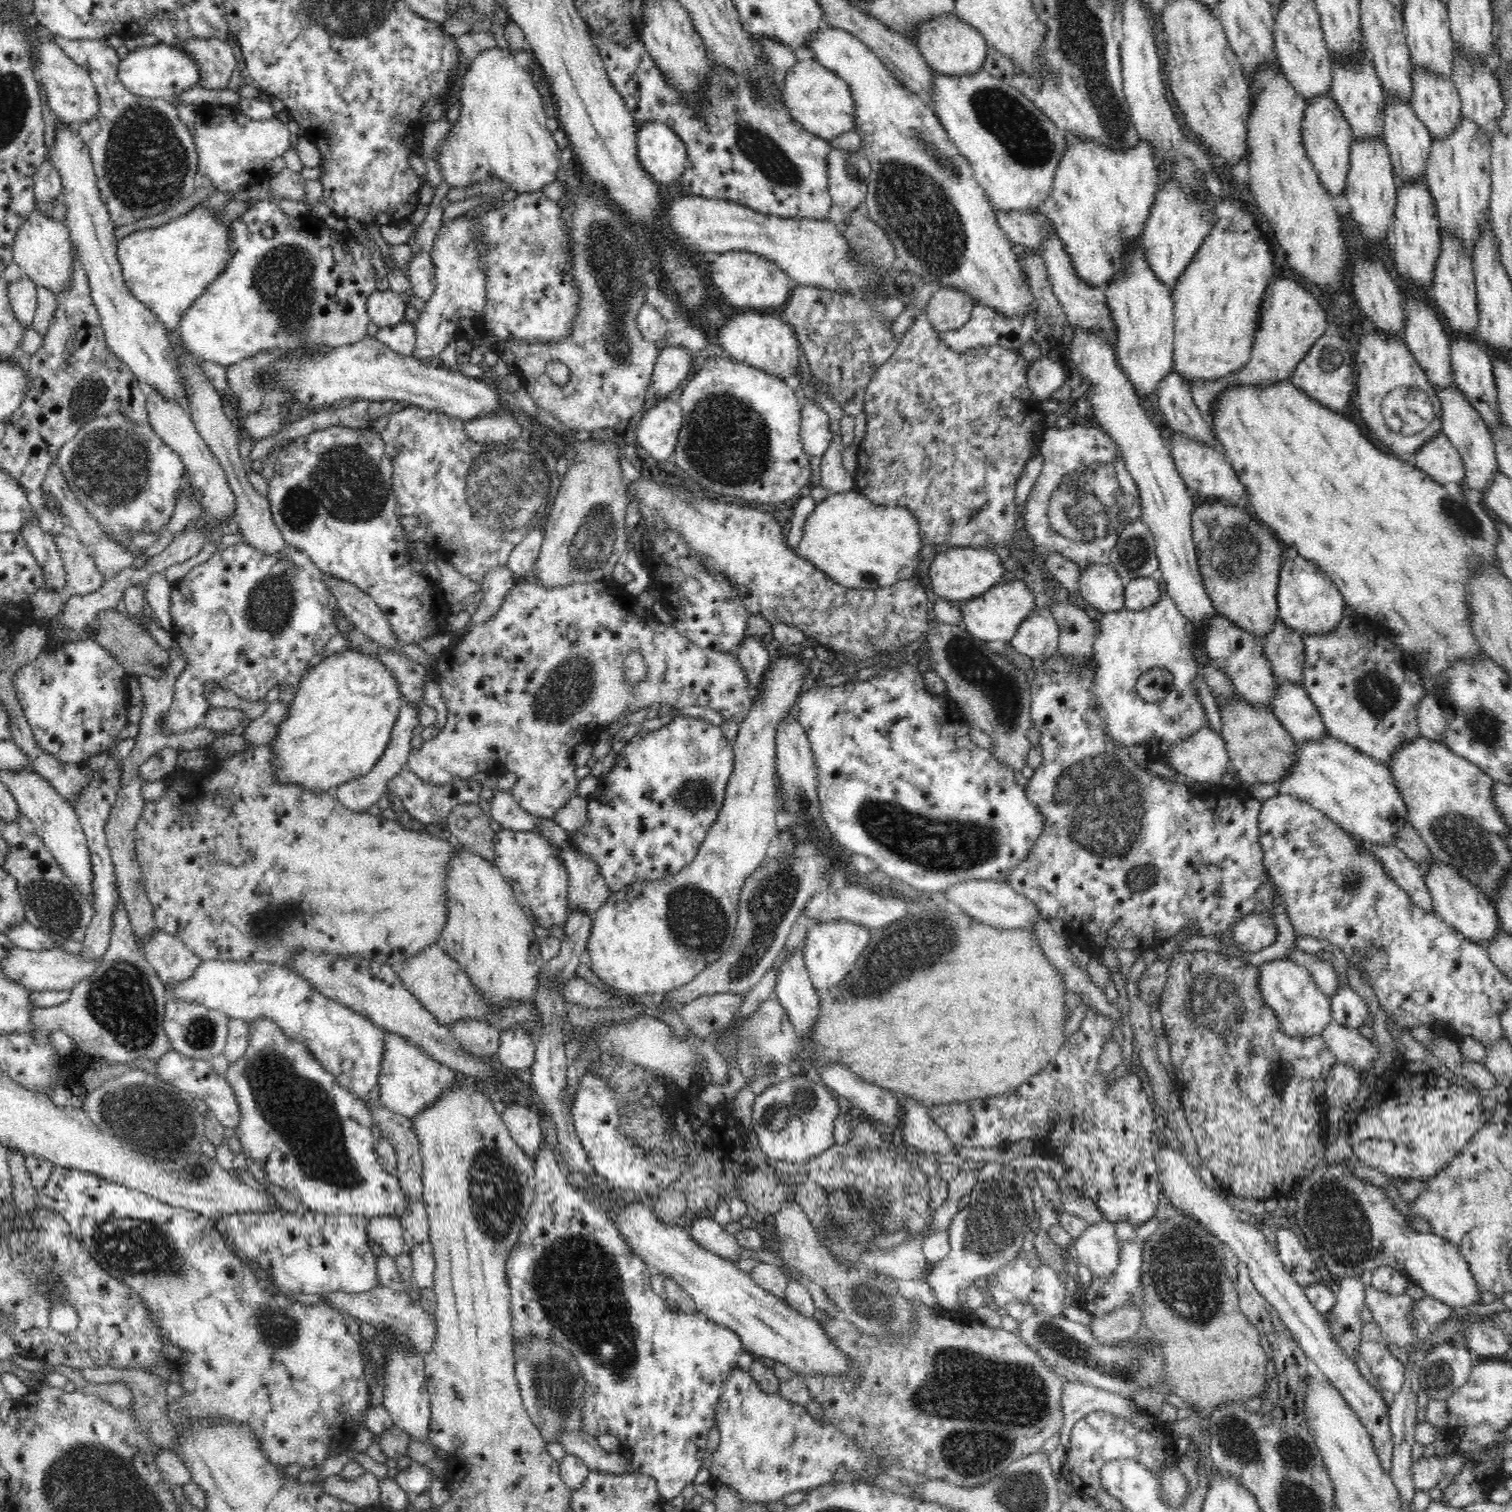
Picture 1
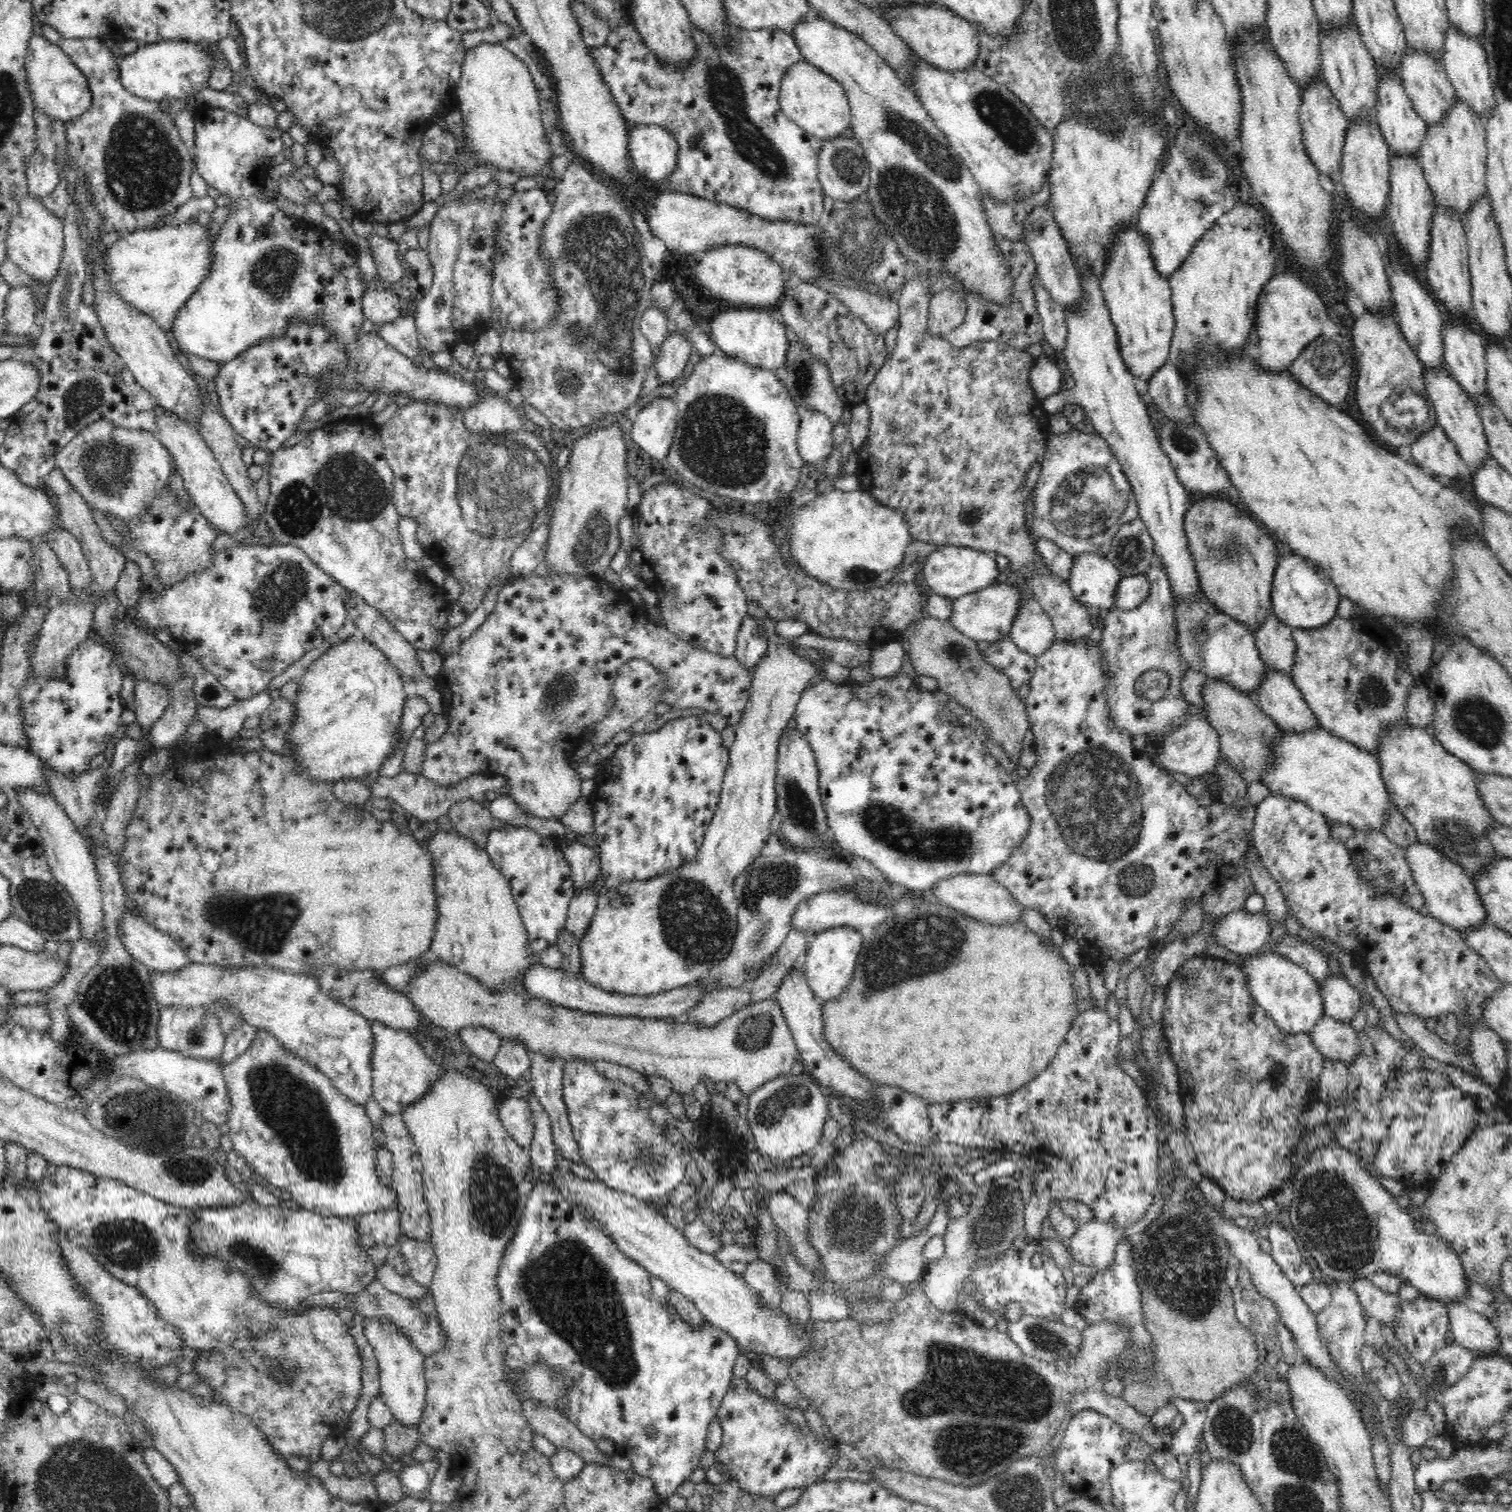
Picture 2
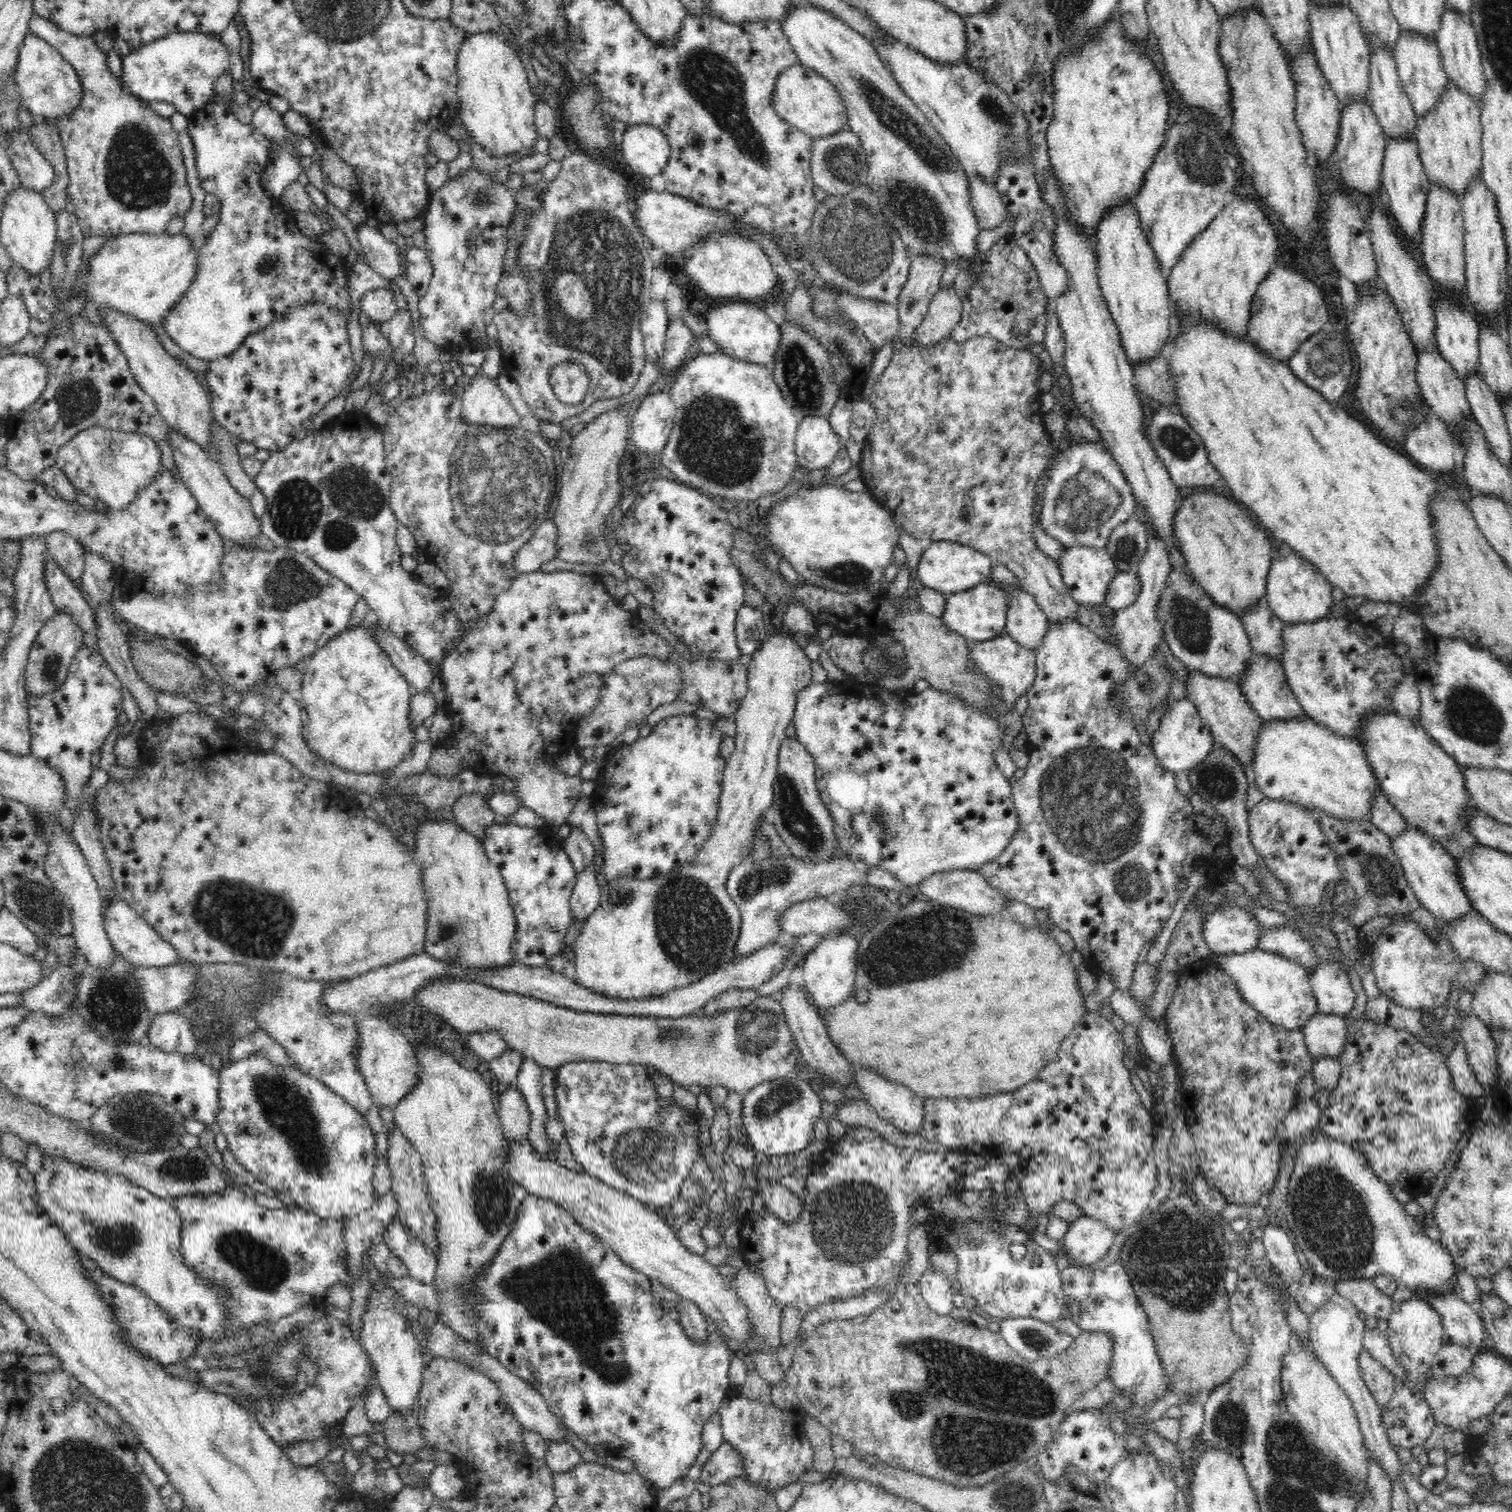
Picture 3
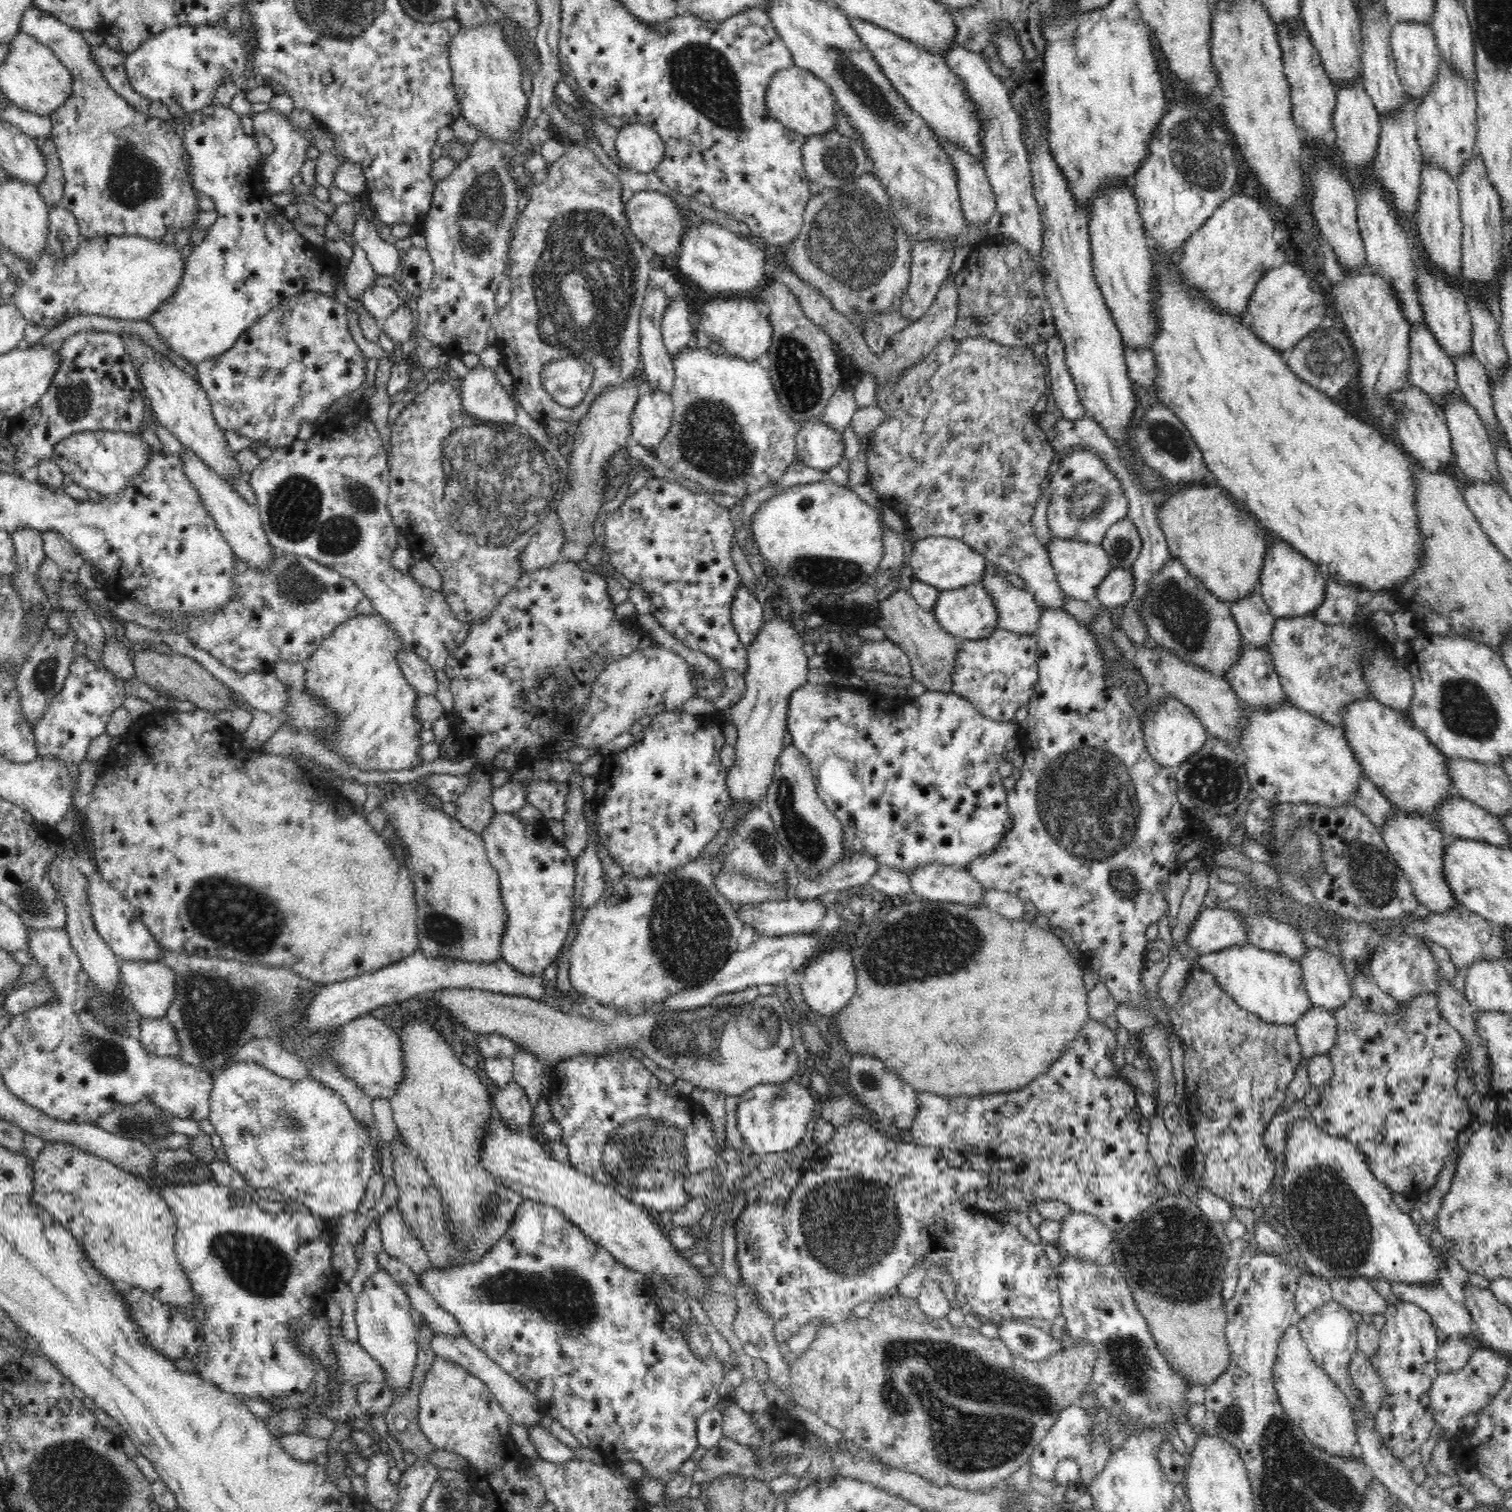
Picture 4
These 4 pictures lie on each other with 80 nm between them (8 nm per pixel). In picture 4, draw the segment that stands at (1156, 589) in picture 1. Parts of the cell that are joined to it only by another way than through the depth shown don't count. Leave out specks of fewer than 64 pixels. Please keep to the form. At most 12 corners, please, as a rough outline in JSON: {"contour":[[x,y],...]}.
{"contour":[[1112,567],[1095,598],[1104,606],[1128,604],[1134,596],[1131,569]]}

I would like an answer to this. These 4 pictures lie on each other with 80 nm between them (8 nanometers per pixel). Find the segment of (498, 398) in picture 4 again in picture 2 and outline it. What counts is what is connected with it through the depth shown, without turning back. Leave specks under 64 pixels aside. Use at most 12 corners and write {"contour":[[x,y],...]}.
{"contour":[[483,385],[482,398],[466,408],[474,433],[501,435],[524,429],[517,410]]}

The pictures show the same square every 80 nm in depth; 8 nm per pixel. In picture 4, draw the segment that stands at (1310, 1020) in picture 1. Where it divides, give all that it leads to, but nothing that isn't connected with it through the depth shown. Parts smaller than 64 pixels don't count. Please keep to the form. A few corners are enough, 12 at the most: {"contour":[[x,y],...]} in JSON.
{"contour":[[1244,944],[1200,955],[1238,1007],[1294,1025],[1313,1005],[1301,966]]}

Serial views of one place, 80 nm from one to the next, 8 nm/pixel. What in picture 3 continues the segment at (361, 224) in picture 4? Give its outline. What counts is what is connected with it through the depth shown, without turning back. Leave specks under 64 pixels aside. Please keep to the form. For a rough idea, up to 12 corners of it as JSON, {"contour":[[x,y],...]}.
{"contour":[[366,225],[357,234],[369,266],[388,281],[403,274],[396,242]]}

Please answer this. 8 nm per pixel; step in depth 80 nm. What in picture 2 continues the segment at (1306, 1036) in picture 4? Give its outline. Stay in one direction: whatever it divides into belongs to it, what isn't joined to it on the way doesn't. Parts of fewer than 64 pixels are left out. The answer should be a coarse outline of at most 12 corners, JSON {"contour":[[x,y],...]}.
{"contour":[[1324,1014],[1308,1033],[1326,1059],[1349,1065],[1360,1054],[1350,1022]]}

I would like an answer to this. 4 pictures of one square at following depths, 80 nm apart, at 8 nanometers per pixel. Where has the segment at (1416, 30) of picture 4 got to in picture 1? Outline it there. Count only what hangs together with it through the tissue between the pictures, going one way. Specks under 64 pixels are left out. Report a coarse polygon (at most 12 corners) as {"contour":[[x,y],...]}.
{"contour":[[1413,63],[1411,107],[1432,140],[1461,121],[1450,77]]}

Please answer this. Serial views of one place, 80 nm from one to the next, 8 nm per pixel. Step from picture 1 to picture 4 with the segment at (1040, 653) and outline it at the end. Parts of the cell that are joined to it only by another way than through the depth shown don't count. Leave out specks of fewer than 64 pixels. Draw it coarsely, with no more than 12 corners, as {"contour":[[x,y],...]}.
{"contour":[[986,565],[981,581],[997,608],[997,626],[1036,636],[1041,610],[1002,567]]}

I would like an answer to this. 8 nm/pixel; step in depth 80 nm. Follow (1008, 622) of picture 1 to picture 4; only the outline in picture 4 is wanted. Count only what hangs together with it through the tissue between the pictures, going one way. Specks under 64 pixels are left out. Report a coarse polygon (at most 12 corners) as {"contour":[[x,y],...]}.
{"contour":[[981,580],[939,591],[933,615],[960,639],[998,628]]}

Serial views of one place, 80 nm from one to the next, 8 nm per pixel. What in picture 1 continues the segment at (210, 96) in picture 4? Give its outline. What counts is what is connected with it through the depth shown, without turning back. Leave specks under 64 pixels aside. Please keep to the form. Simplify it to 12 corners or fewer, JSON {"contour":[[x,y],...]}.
{"contour":[[160,42],[129,51],[119,79],[136,96],[196,87],[198,63]]}

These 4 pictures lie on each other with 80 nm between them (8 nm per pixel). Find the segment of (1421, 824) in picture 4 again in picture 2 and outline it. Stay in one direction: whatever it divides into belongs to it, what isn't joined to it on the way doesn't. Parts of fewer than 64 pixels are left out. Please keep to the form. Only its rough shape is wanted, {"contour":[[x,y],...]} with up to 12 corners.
{"contour":[[1422,841],[1403,853],[1428,914],[1462,934],[1488,922],[1473,878]]}

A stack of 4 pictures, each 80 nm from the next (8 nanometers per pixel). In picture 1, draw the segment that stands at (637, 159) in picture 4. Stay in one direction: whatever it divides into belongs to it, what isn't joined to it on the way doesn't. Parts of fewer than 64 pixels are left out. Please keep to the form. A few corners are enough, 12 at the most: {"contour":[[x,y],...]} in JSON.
{"contour":[[641,124],[636,148],[654,181],[682,178],[686,147],[666,124]]}

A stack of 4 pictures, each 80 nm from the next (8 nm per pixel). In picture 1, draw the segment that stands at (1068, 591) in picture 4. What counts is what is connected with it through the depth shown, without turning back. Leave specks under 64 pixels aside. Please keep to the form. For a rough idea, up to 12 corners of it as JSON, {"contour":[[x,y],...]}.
{"contour":[[1090,563],[1079,596],[1097,612],[1124,609],[1125,584],[1110,564]]}

